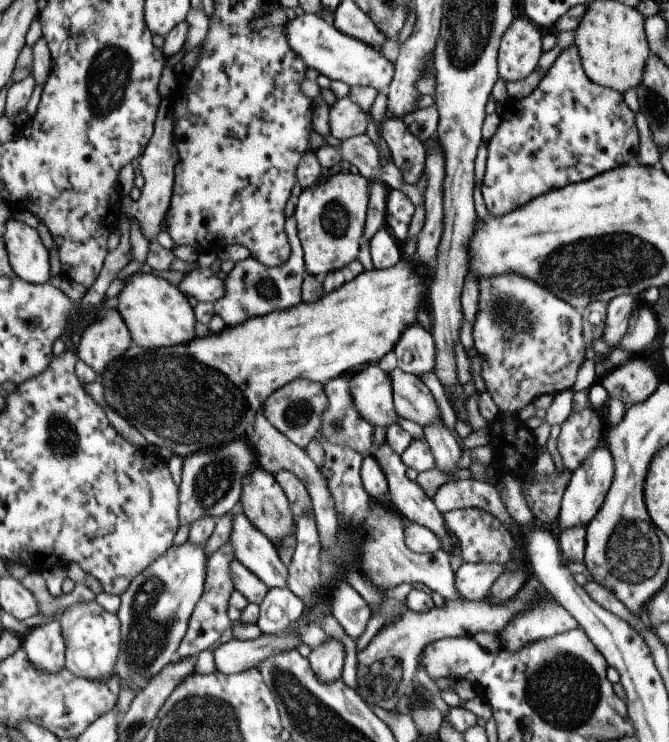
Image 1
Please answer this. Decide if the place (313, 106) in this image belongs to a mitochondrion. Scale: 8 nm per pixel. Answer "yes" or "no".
no

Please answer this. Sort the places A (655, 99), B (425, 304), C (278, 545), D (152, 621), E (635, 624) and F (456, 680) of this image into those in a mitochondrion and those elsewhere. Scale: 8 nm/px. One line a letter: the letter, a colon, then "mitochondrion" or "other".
A: mitochondrion
B: other
C: other
D: mitochondrion
E: other
F: other

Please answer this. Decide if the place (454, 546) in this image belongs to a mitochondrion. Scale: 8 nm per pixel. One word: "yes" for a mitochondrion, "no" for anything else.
no

